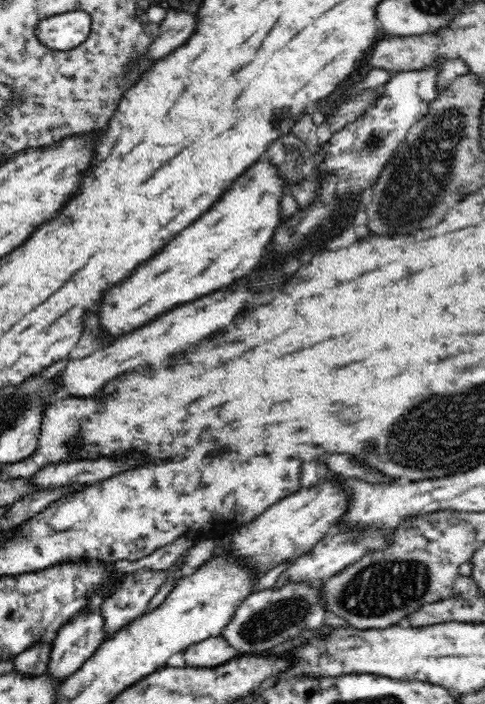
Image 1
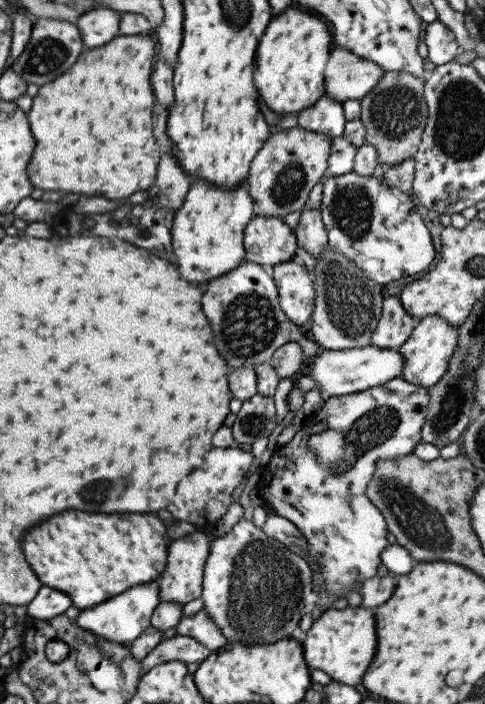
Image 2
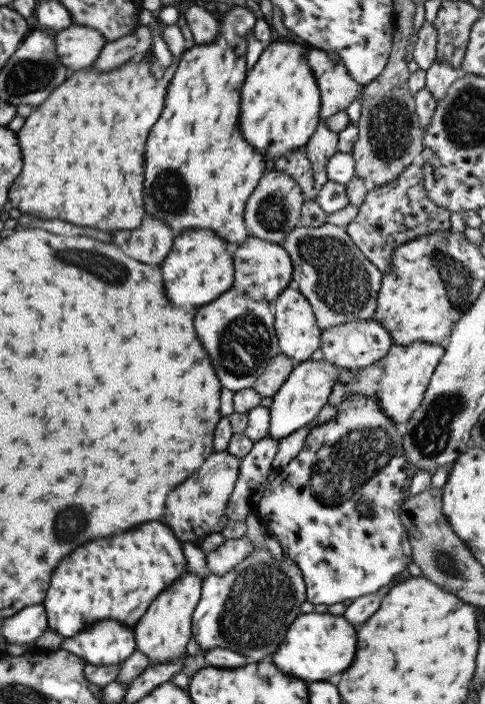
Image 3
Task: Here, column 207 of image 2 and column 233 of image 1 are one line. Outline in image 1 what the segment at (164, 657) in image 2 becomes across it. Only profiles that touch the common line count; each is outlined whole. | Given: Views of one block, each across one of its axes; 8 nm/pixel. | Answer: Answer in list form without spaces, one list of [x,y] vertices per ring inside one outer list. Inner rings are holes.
[[[223,637],[208,638],[207,640],[188,645],[180,653],[180,658],[184,660],[186,667],[215,667],[224,664],[229,658],[236,653],[240,653],[235,648],[228,645]]]

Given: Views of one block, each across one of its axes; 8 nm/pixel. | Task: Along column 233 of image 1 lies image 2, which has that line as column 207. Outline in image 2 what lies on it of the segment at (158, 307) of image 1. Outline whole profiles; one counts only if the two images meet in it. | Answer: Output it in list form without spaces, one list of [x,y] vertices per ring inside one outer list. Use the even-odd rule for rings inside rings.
[[[190,180],[187,194],[172,219],[171,248],[183,280],[205,284],[244,262],[243,231],[254,216],[247,180],[235,190],[225,190],[203,180]]]

